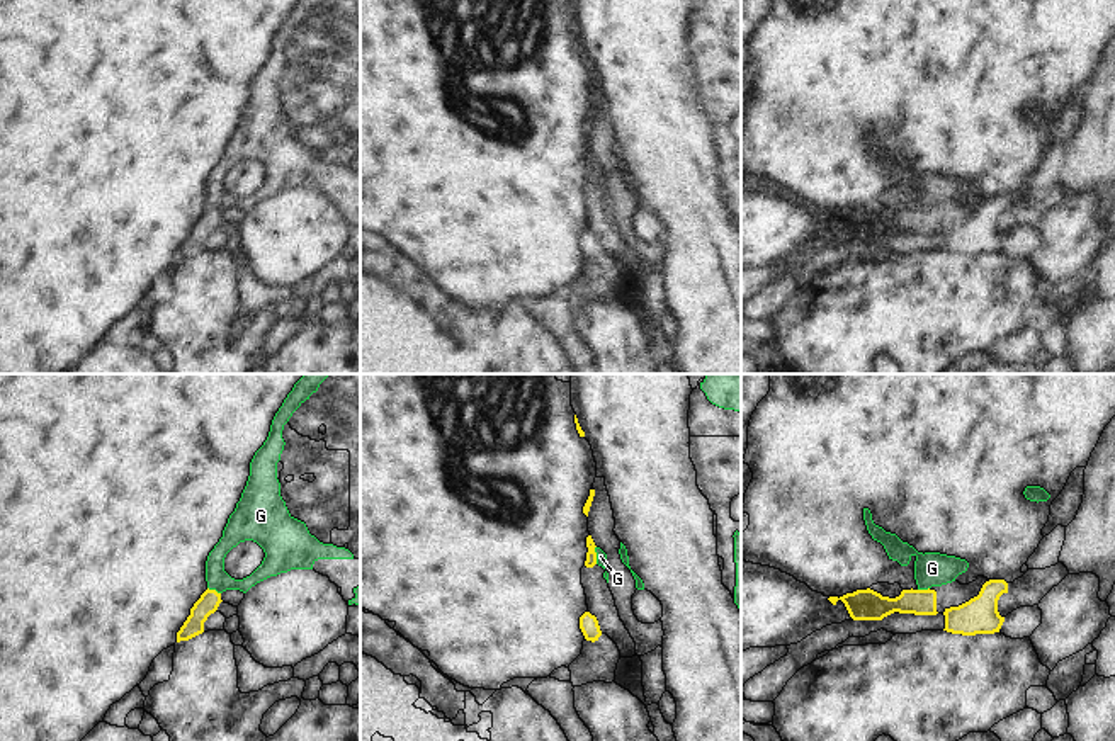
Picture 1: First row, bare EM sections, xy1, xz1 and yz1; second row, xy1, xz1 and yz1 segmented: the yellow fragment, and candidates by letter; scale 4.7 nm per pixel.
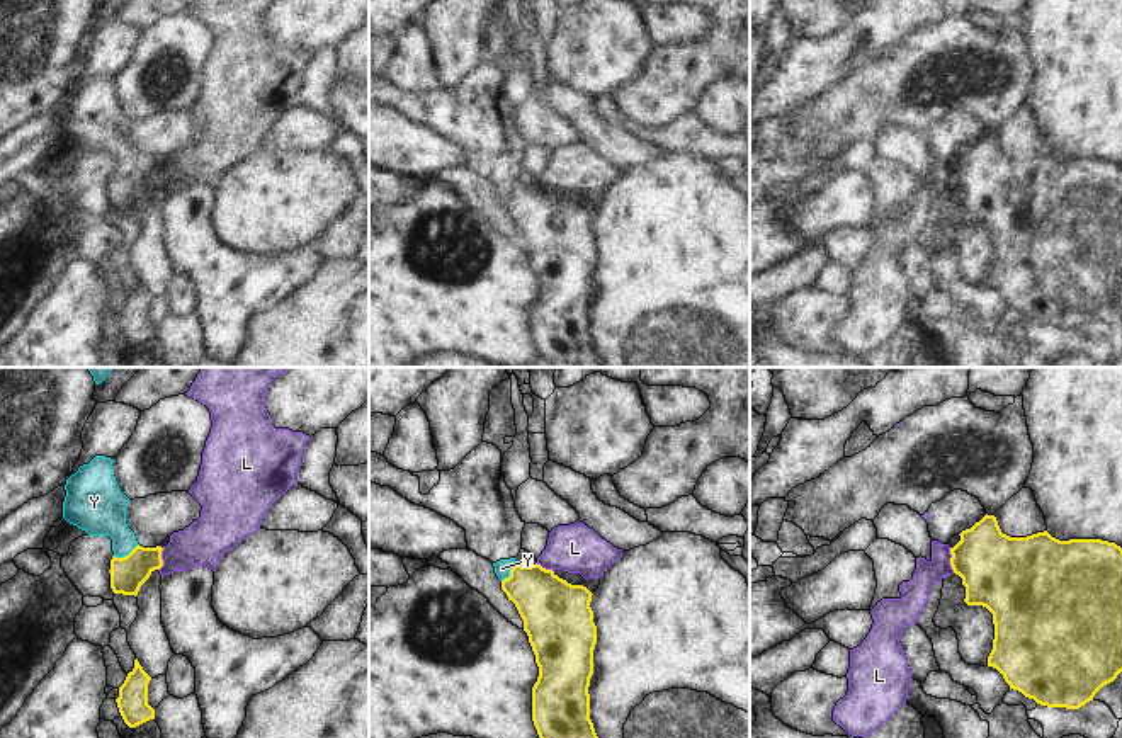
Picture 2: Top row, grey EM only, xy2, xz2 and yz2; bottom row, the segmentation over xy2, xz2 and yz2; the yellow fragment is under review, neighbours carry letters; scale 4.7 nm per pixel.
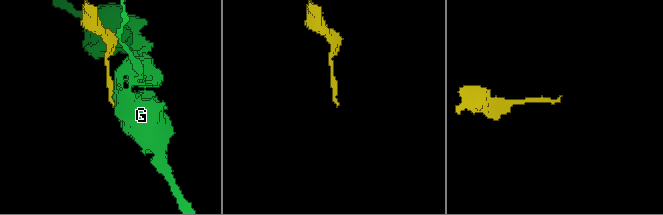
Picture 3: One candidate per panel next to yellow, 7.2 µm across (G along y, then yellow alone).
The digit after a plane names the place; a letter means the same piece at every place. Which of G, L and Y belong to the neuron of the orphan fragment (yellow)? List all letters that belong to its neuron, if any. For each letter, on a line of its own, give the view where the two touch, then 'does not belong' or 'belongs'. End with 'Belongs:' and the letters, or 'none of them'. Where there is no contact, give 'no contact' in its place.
G: meets yellow in xz1; does not belong
L: meets yellow in yz2; does not belong
Y: meets yellow in xy2; belongs
Belongs: Y

